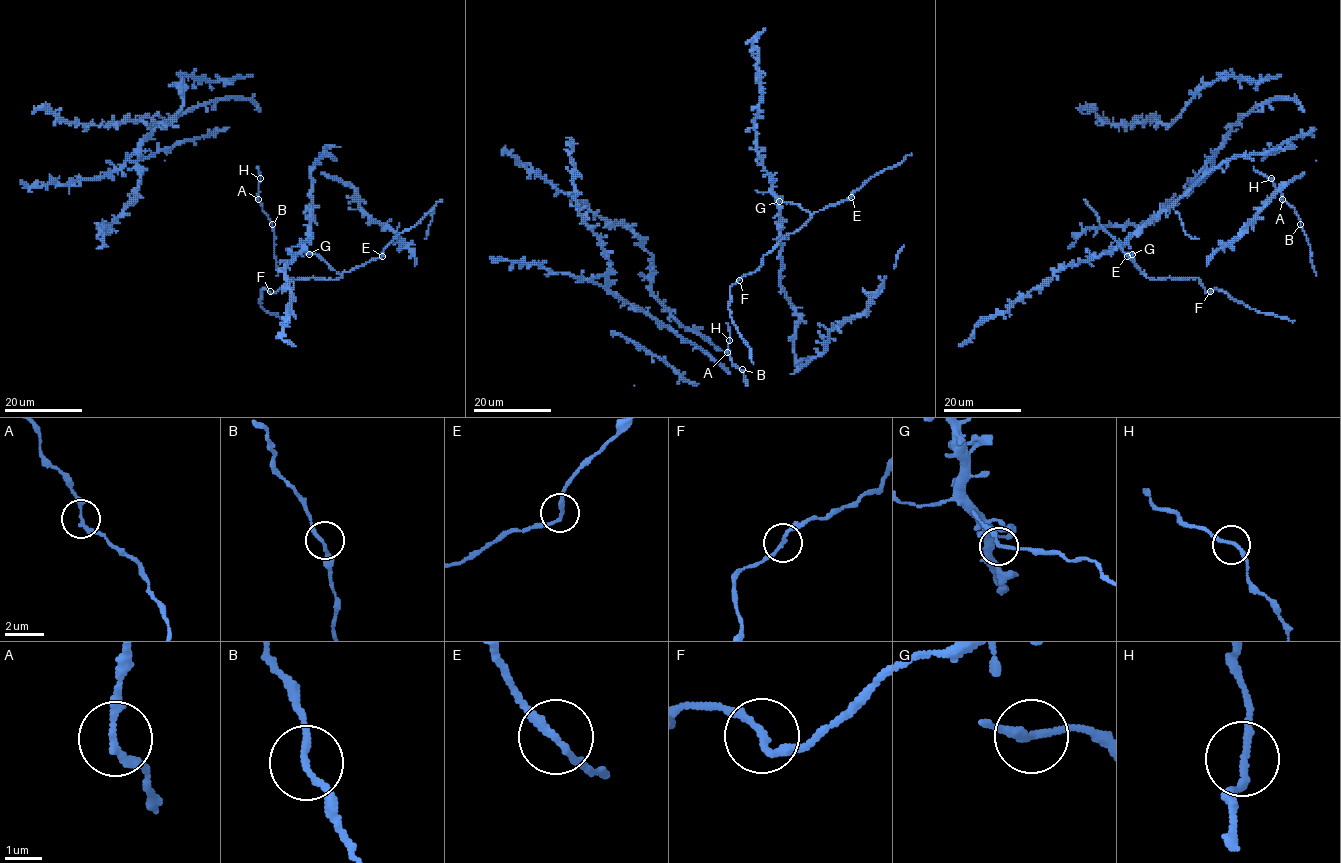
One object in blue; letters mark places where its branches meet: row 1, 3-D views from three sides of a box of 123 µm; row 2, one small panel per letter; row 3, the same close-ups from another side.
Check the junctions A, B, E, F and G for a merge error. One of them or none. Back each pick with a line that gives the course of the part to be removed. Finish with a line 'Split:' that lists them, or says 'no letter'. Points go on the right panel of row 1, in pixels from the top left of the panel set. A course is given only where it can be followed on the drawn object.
Split: no letter

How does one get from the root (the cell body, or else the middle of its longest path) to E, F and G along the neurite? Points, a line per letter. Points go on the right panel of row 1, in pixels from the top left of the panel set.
E: (1296, 146), (1236, 155), (1210, 169), (1129, 239), (1128, 253), (1132, 254), (1134, 264), (1144, 274), (1127, 256)
F: (1296, 146), (1236, 155), (1210, 169), (1129, 239), (1128, 253), (1147, 277), (1197, 278), (1210, 292)
G: (1296, 146), (1236, 155), (1210, 169), (1129, 239), (1128, 253), (1132, 254)

